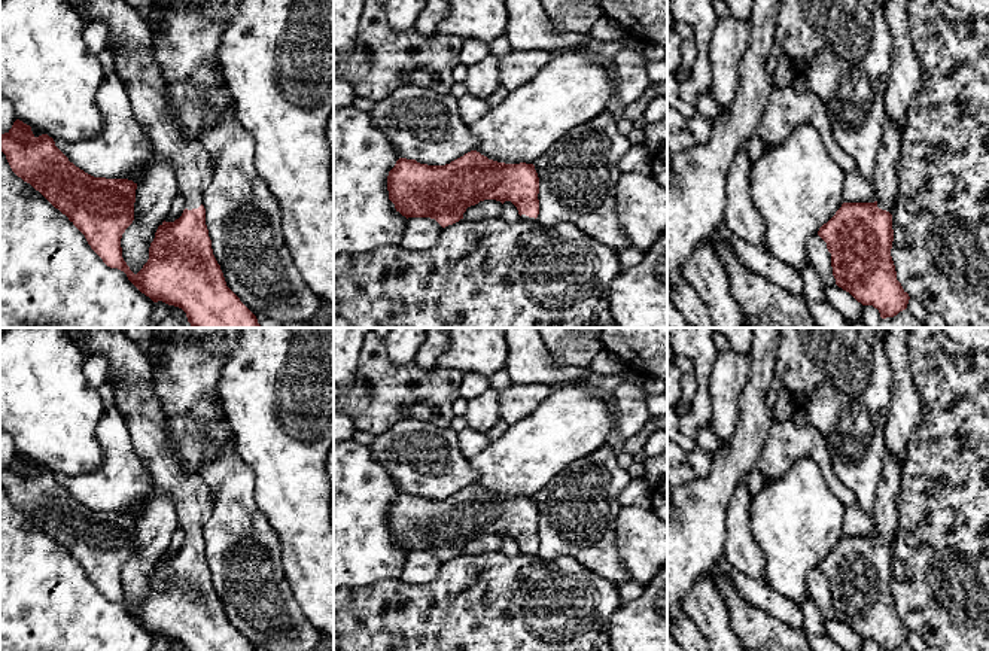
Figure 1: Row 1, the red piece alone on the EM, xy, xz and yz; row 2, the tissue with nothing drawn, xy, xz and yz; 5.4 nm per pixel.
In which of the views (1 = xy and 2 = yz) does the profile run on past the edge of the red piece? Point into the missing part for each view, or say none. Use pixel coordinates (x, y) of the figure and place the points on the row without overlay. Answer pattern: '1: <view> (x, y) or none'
1: xy (130, 376)
2: yz (885, 508)

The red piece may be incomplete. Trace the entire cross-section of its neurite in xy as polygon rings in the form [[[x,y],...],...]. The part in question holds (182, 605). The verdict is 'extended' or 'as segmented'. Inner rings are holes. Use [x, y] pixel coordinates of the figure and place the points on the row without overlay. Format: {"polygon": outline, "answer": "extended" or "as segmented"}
{"polygon": [[[107,328],[77,329],[83,329],[89,341],[85,356],[107,356],[106,384],[112,386],[115,407],[125,416],[133,445],[150,469],[156,487],[174,498],[185,544],[174,556],[164,554],[158,560],[149,581],[149,593],[134,608],[122,591],[121,572],[134,554],[137,517],[85,506],[69,495],[52,471],[48,468],[36,471],[31,460],[19,453],[7,466],[0,466],[0,484],[6,489],[12,505],[66,548],[107,600],[124,605],[128,614],[153,636],[162,635],[179,641],[186,651],[256,651],[226,620],[220,599],[213,588],[203,539],[203,526],[212,515],[213,501],[201,475],[188,474],[185,463],[168,444],[167,419],[153,392],[149,358],[124,332],[110,332]]], "answer": "extended"}

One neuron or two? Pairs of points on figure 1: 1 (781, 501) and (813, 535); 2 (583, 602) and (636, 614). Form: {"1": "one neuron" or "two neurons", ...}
{"1": "one neuron", "2": "two neurons"}

